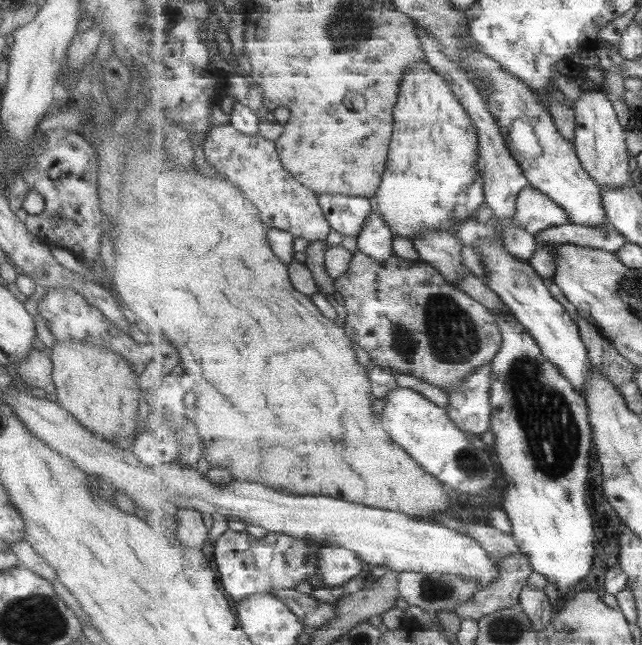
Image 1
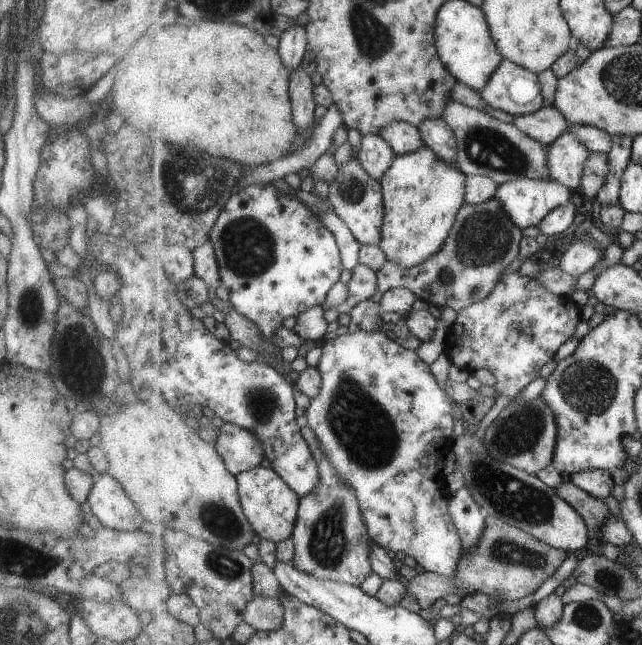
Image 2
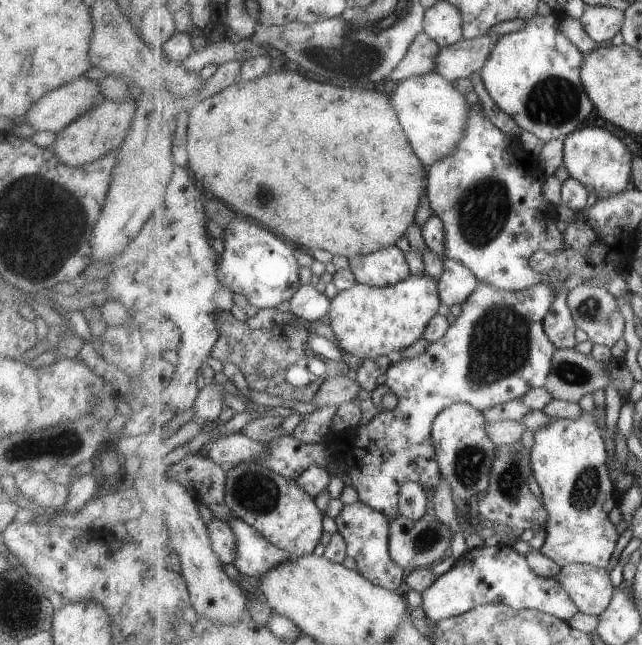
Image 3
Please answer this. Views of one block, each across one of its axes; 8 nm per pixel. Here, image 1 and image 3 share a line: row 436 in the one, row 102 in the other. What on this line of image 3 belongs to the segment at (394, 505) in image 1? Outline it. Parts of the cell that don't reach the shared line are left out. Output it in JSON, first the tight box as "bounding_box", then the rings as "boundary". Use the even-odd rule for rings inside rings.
{"bounding_box":[188,69,429,260],"boundary":[[[281,69],[262,74],[255,80],[237,80],[231,86],[219,91],[219,94],[205,98],[192,112],[188,126],[189,154],[191,154],[189,170],[195,174],[195,178],[201,180],[207,186],[207,190],[217,198],[229,202],[239,212],[251,216],[278,235],[300,244],[301,248],[307,246],[312,250],[317,248],[327,250],[331,254],[345,256],[348,260],[388,249],[406,236],[415,222],[421,198],[428,194],[429,168],[413,148],[393,106],[390,94],[386,95],[378,90],[365,90],[365,88],[341,88],[327,82],[311,80],[299,72]]]}

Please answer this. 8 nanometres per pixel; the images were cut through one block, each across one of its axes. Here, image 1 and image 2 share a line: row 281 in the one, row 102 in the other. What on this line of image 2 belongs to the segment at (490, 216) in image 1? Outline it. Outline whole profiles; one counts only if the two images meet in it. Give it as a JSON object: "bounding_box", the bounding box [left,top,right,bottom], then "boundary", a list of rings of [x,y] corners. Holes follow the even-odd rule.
{"bounding_box":[481,59,545,117],"boundary":[[[507,59],[501,62],[481,96],[487,105],[515,117],[533,114],[545,104],[537,73]]]}

